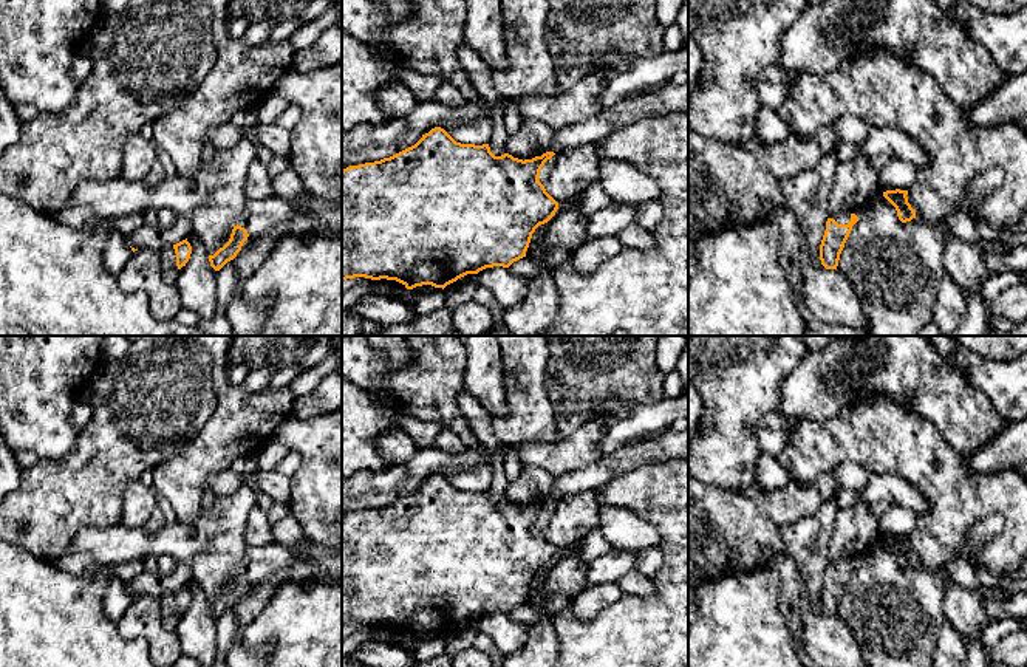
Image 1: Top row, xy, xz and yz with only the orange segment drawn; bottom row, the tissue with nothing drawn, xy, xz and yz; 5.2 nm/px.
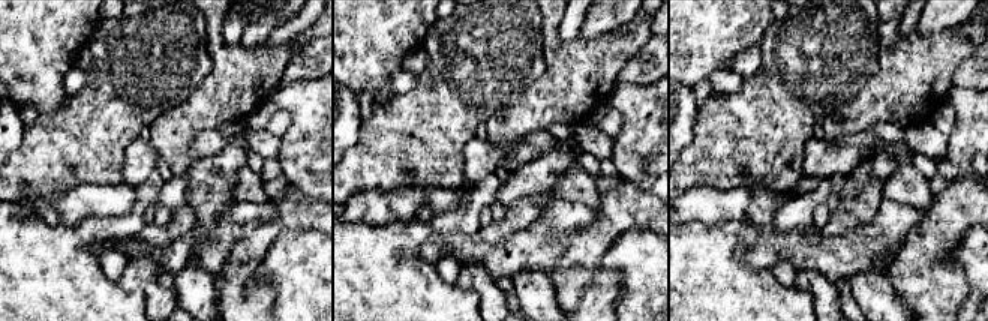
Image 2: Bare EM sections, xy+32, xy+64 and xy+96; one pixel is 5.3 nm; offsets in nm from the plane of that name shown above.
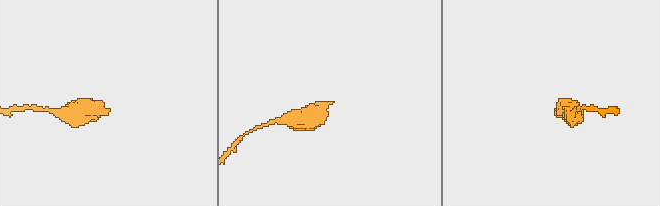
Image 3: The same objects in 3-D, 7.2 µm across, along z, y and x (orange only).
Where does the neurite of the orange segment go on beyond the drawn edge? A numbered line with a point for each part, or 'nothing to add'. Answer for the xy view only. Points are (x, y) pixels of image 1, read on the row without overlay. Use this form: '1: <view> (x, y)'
1: xy (260, 560)

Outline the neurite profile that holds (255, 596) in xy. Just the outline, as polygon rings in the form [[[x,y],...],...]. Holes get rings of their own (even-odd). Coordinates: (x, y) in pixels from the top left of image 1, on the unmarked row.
[[[308,539],[292,545],[292,549],[300,556],[291,571],[278,571],[254,582],[249,580],[243,590],[241,597],[234,605],[237,616],[237,638],[227,650],[229,667],[264,667],[268,662],[269,648],[260,645],[255,648],[243,644],[246,627],[258,617],[264,607],[272,599],[277,588],[297,570],[319,570],[325,574],[334,576],[342,580],[342,554],[317,545]]]

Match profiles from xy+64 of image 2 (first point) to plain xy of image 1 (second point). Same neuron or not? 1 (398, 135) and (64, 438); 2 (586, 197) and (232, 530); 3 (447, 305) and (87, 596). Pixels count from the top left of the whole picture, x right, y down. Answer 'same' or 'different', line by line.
1: different
2: different
3: same

